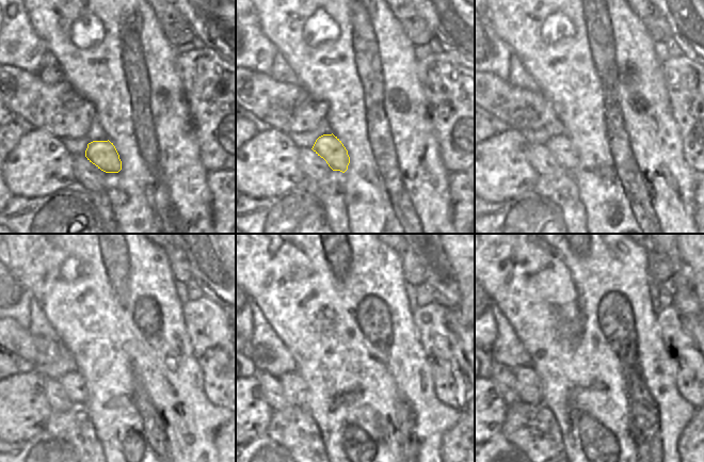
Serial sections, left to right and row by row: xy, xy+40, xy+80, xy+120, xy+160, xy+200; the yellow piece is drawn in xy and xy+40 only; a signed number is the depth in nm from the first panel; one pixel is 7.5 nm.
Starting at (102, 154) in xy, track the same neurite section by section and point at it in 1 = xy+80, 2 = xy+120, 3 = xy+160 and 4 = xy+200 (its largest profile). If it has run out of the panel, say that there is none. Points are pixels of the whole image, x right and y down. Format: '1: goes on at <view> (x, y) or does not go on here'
1: goes on at xy+80 (561, 147)
2: goes on at xy+120 (74, 383)
3: goes on at xy+160 (294, 389)
4: goes on at xy+200 (529, 389)

